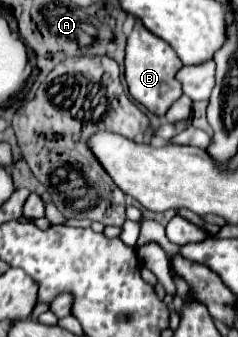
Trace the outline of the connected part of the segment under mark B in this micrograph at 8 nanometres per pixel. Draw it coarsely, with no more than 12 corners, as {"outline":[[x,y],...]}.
{"outline":[[134,23],[124,75],[138,103],[164,115],[182,95],[182,61]]}

